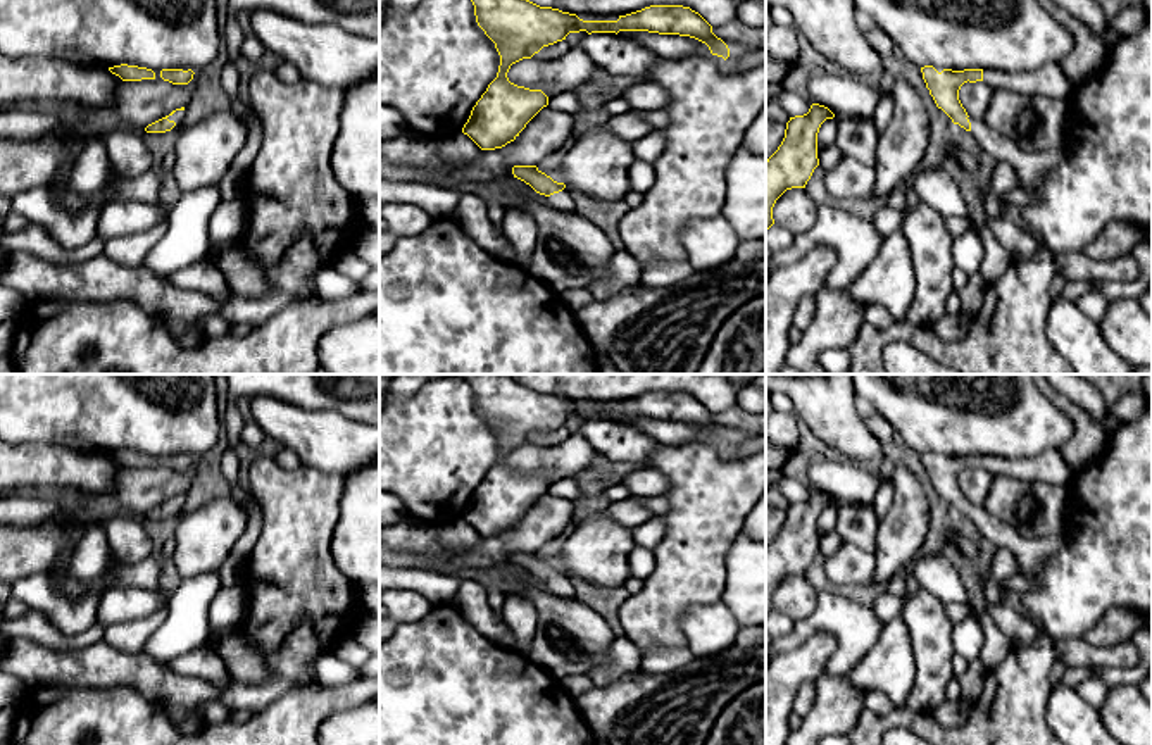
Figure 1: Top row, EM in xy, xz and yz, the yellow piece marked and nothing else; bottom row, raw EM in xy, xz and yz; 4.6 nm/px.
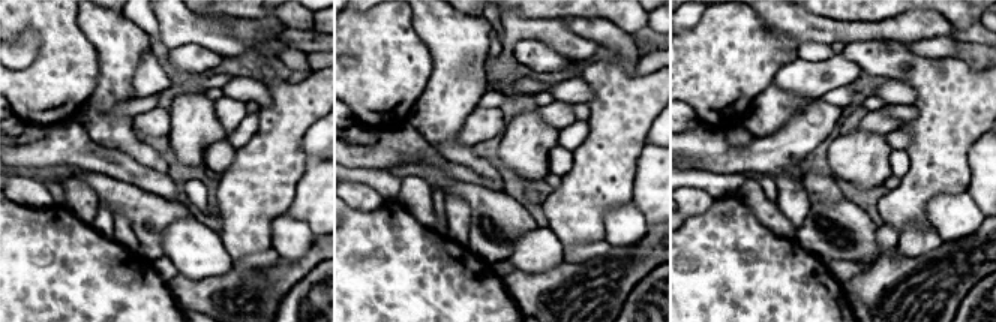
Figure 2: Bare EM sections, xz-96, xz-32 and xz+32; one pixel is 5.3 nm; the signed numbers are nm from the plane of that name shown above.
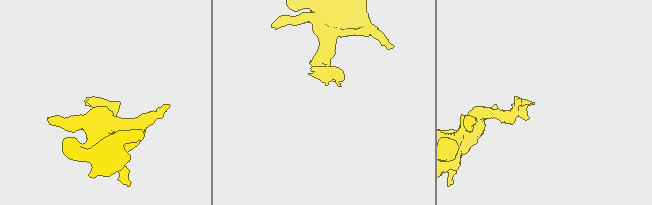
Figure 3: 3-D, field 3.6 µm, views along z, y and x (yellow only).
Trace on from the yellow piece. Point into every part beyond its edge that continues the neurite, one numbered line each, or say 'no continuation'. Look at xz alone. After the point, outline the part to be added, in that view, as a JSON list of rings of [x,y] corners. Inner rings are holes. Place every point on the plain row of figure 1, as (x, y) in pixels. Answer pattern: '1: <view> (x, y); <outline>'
1: xz (564, 588); [[[564,574],[562,578],[554,579],[550,583],[540,581],[538,588],[545,593],[550,593],[550,595],[564,598],[564,600],[576,598],[574,583],[573,583],[573,578],[569,574]]]

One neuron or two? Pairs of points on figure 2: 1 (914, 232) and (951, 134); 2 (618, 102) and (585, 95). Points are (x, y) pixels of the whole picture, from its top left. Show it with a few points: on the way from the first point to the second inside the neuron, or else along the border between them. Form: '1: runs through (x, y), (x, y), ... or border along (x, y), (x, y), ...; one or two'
1: border along (929, 223), (923, 226), (908, 225), (900, 232); two
2: border along (578, 75), (591, 92), (588, 102); two

